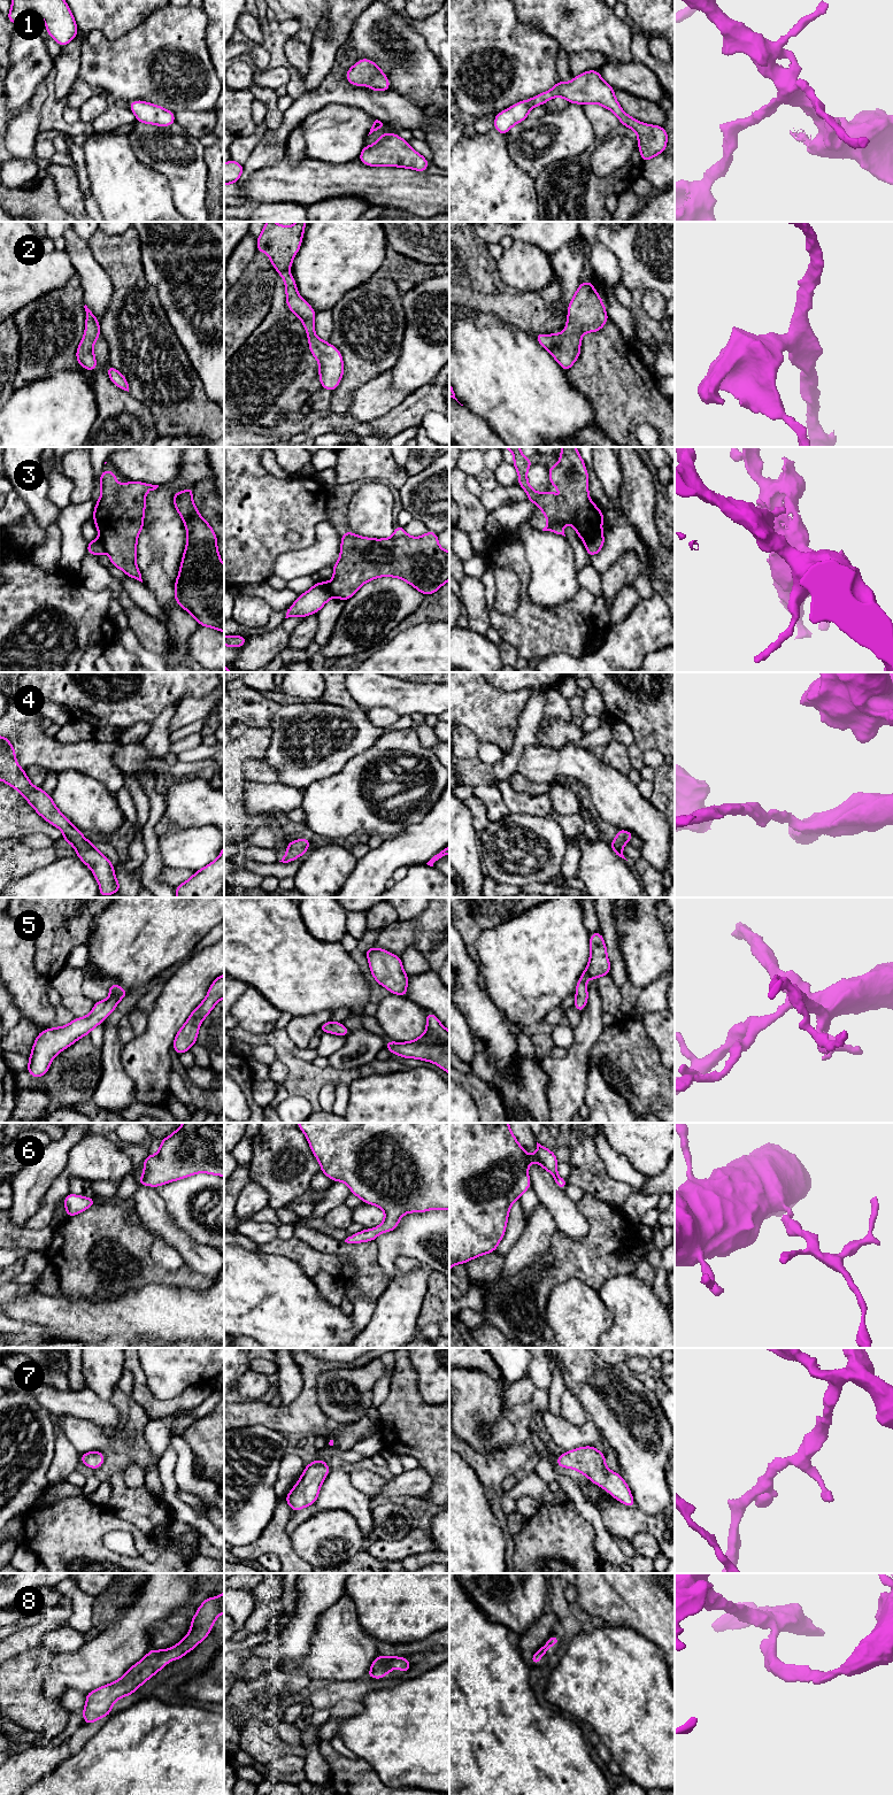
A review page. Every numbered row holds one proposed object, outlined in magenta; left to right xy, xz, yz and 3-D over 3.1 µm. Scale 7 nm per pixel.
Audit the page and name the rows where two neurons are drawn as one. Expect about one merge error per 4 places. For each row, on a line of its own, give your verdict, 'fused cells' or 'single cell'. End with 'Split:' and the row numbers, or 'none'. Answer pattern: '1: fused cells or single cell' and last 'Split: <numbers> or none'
1: single cell
2: single cell
3: fused cells
4: single cell
5: single cell
6: single cell
7: single cell
8: single cell
Split: 3

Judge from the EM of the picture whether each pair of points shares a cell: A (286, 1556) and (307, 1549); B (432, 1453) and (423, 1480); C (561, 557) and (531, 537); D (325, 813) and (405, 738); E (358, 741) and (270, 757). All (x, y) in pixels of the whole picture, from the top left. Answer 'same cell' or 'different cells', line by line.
A: different cells
B: different cells
C: same cell
D: same cell
E: same cell

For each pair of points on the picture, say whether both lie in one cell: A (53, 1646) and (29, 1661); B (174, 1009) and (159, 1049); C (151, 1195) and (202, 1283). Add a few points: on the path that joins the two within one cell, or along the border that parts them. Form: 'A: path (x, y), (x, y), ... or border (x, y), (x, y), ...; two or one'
A: border (41, 1646), (51, 1655); two
B: path (166, 1019), (159, 1039); one
C: border (186, 1264), (212, 1280); two

